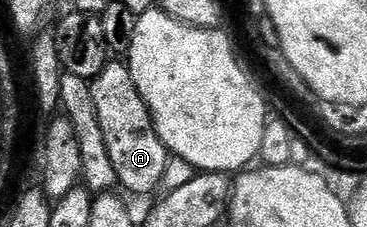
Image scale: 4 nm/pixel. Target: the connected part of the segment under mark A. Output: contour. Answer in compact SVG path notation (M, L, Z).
M109 61L105 65L105 69L101 69L99 76L90 80L90 84L93 89L93 102L97 104L97 121L101 121L101 133L105 133L105 145L109 148L109 158L113 160L118 186L120 188L123 186L124 192L132 191L135 195L151 195L155 190L158 192L163 185L169 152L157 133L151 111L145 105L145 101L133 81L130 66L126 62Z

